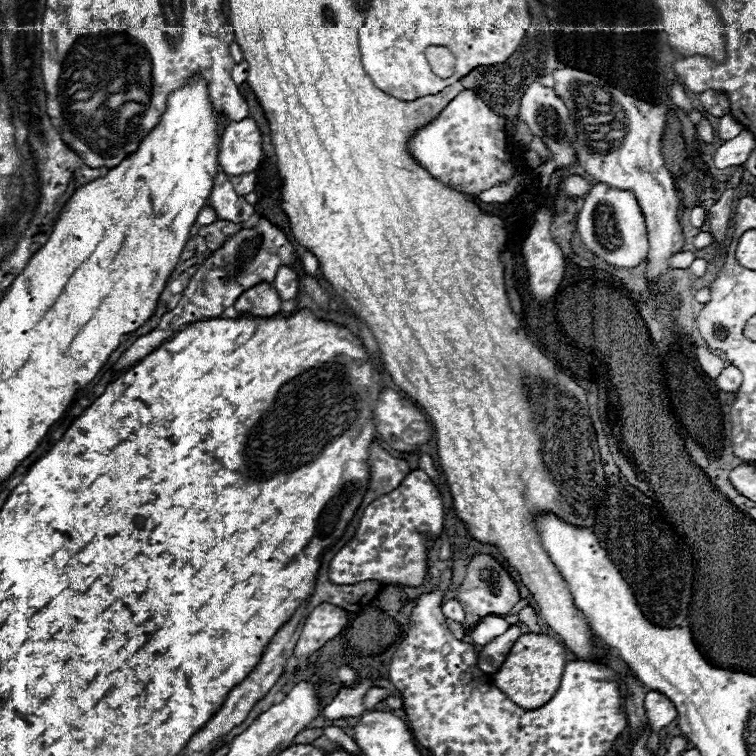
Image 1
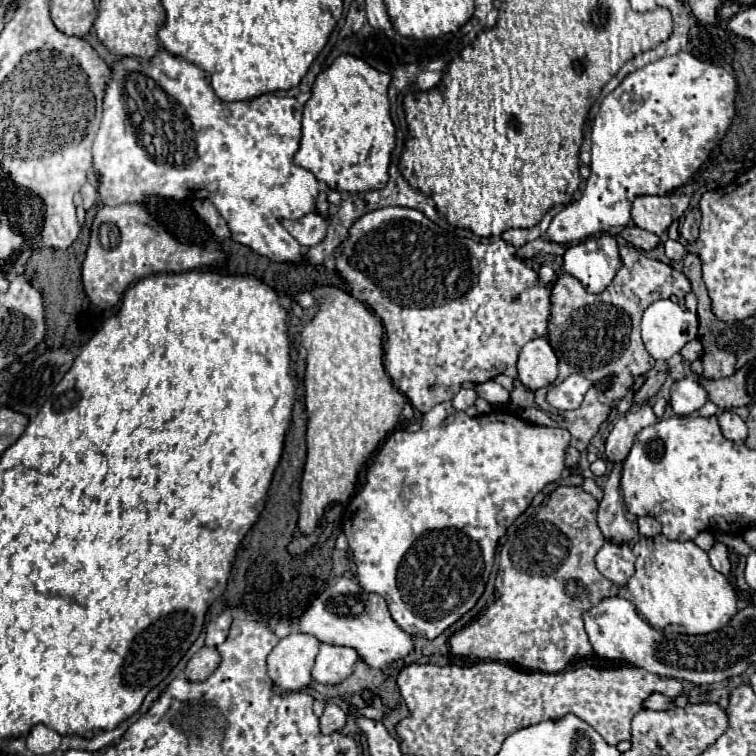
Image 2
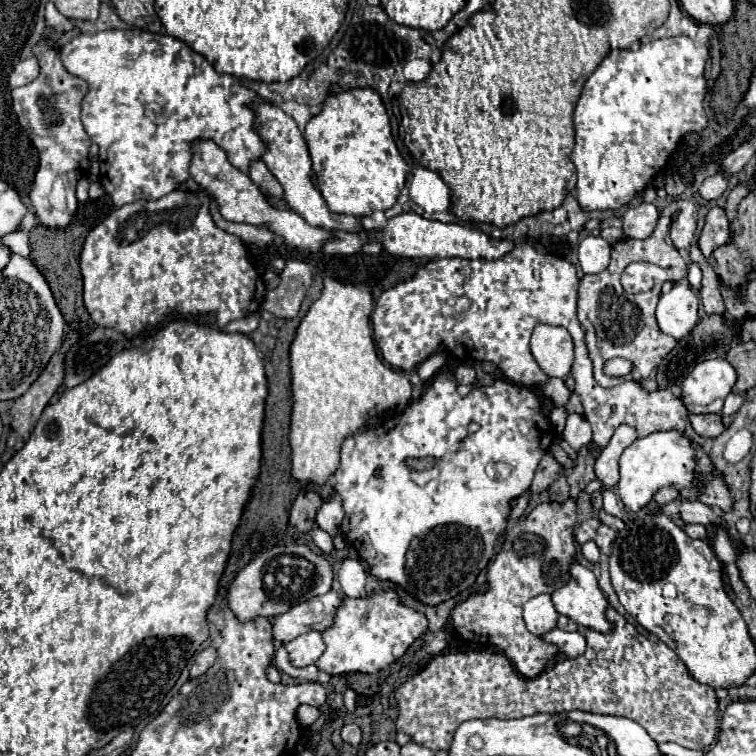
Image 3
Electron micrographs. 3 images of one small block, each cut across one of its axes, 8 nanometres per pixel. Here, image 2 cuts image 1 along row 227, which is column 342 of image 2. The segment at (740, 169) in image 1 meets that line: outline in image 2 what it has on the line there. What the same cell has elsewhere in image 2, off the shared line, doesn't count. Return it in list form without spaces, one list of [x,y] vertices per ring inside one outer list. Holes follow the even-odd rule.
[[[328,704],[324,714],[320,716],[320,730],[322,734],[332,734],[332,732],[338,732],[342,730],[346,724],[346,712],[336,706],[336,704]]]

